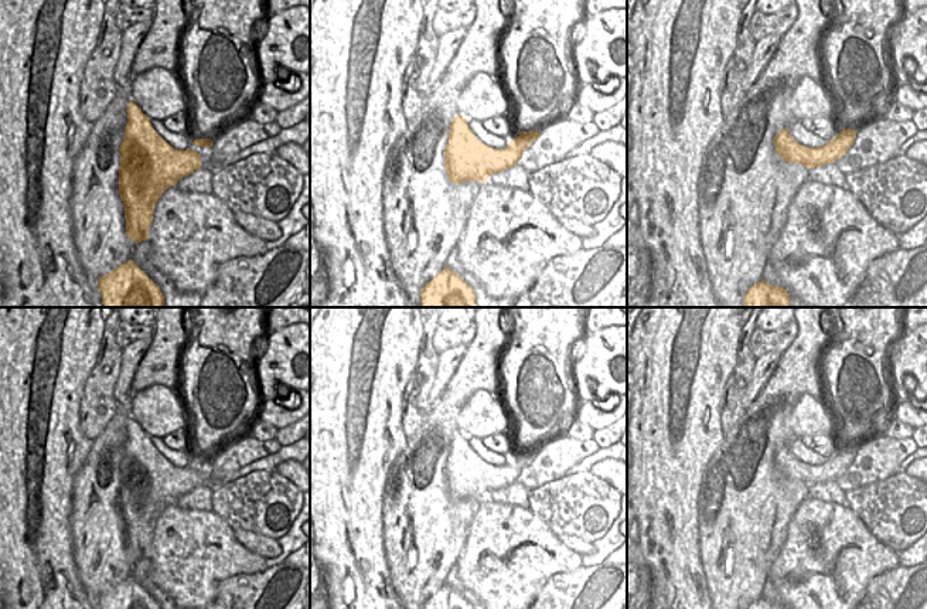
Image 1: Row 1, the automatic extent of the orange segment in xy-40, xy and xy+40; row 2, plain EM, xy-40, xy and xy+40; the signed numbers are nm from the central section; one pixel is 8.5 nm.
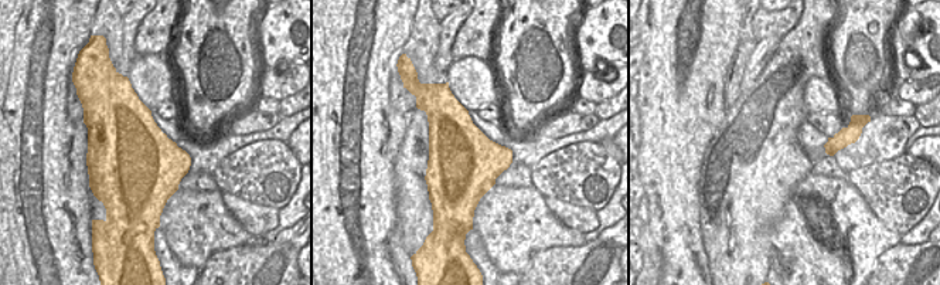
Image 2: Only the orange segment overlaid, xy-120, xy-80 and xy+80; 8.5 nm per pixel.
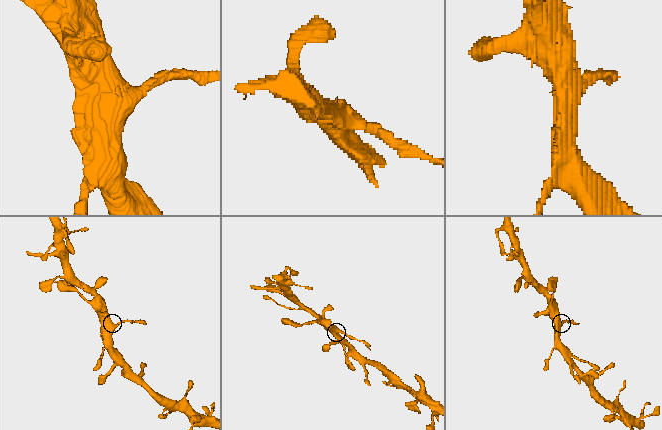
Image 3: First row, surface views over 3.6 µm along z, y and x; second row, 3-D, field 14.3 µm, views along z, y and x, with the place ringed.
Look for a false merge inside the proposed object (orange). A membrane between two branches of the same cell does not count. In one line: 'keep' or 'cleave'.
cleave

